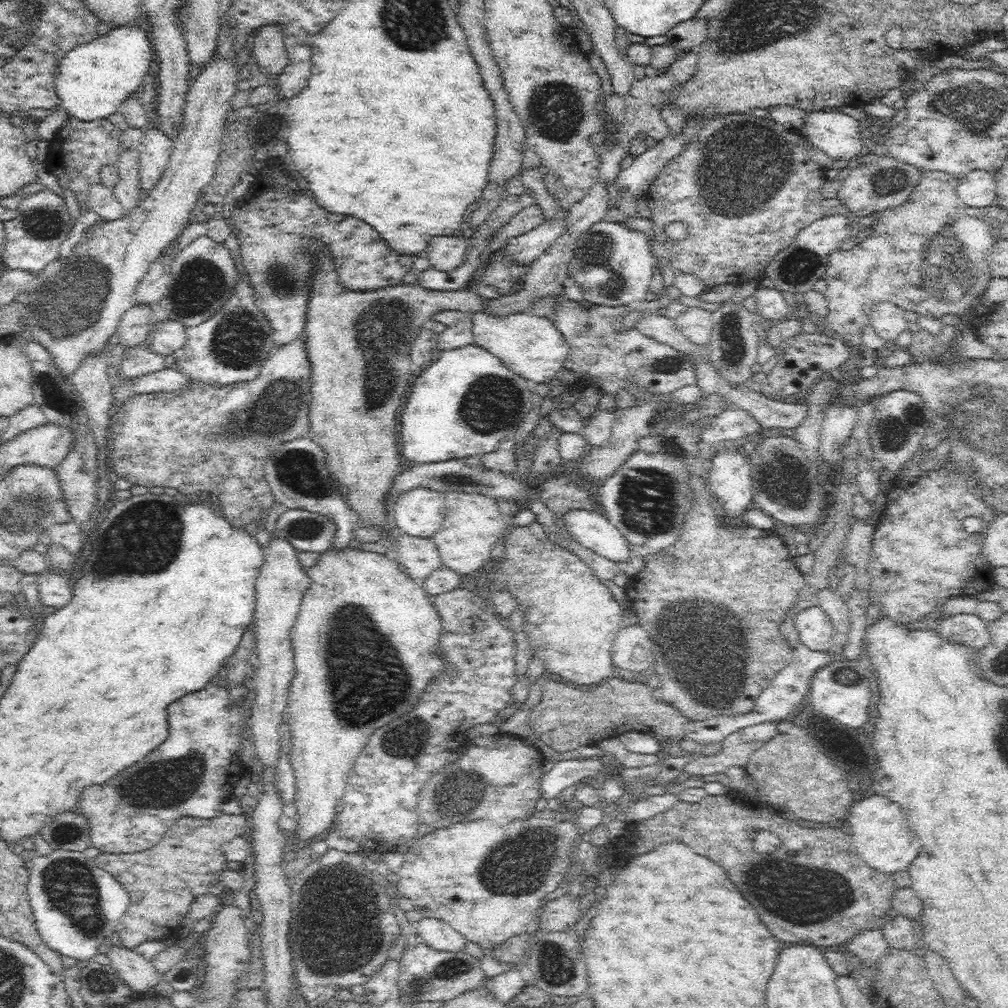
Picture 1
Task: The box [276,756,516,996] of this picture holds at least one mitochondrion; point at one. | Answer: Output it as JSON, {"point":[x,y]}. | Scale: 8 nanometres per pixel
{"point":[338,901]}

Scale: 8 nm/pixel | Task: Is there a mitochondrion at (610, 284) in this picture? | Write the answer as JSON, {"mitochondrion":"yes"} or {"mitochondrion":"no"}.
{"mitochondrion":"yes"}

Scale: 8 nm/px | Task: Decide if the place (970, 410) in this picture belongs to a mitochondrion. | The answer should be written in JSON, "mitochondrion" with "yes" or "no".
{"mitochondrion":"yes"}

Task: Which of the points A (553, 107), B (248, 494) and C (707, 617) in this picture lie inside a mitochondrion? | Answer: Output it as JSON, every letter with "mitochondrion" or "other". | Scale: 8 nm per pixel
{"A":"mitochondrion","B":"other","C":"mitochondrion"}

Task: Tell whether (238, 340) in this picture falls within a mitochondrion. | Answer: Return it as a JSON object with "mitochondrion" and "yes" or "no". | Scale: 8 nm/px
{"mitochondrion":"yes"}

